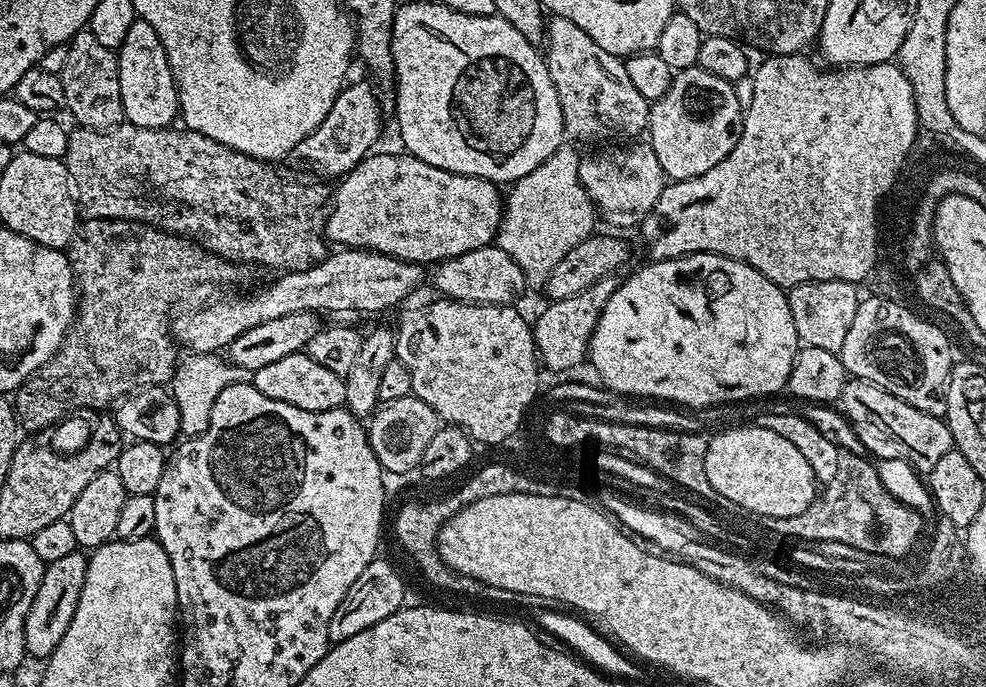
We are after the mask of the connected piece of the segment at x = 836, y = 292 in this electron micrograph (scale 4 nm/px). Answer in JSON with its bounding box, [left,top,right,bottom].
[787,280,862,354]

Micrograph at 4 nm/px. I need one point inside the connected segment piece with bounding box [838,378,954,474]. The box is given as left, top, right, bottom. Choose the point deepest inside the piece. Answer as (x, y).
(910, 434)

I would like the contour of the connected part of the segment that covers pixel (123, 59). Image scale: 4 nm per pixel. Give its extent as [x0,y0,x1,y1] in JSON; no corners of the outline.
[116,18,180,128]

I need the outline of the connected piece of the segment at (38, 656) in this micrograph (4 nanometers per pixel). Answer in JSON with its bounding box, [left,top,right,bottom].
[24,550,88,662]

